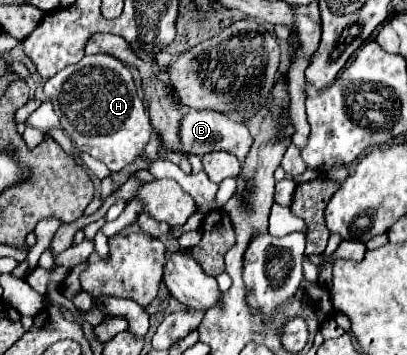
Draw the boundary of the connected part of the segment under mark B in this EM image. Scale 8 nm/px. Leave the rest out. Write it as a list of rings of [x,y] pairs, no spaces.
[[[187,109],[181,119],[179,135],[181,135],[185,153],[205,155],[211,151],[229,151],[229,153],[237,155],[241,161],[247,157],[251,143],[253,143],[253,137],[243,123],[237,123],[237,121],[229,119],[225,113],[219,113],[213,109]]]

